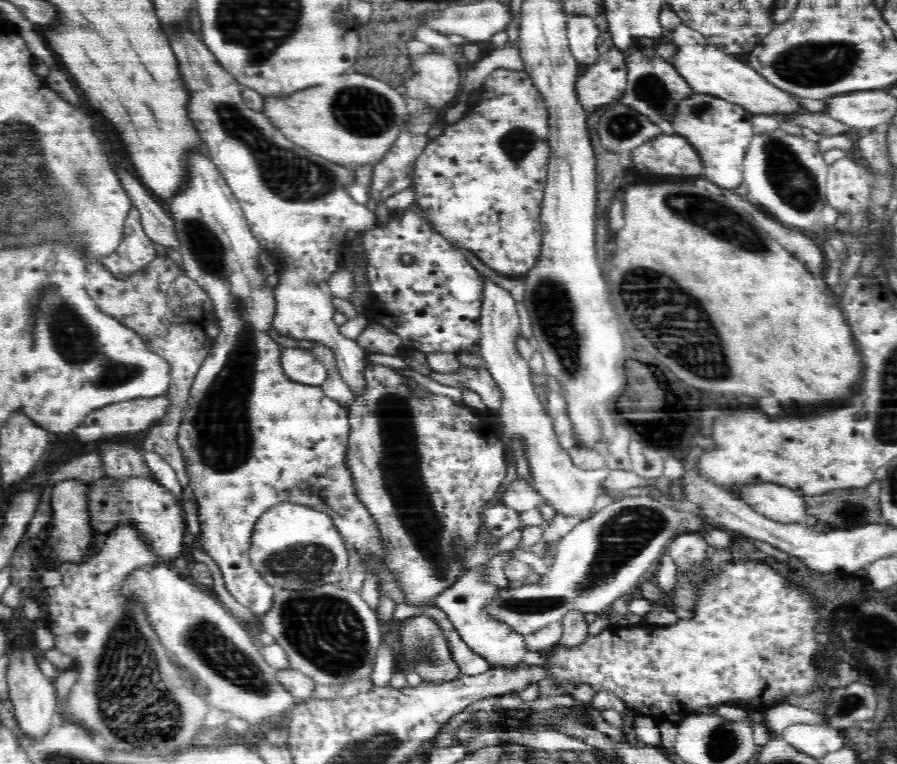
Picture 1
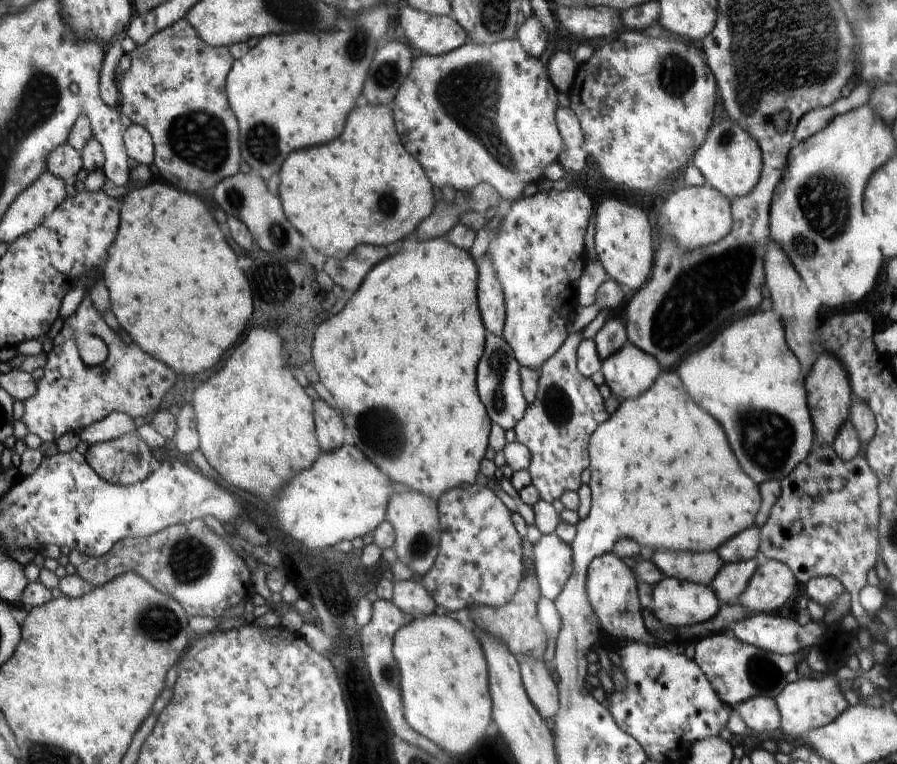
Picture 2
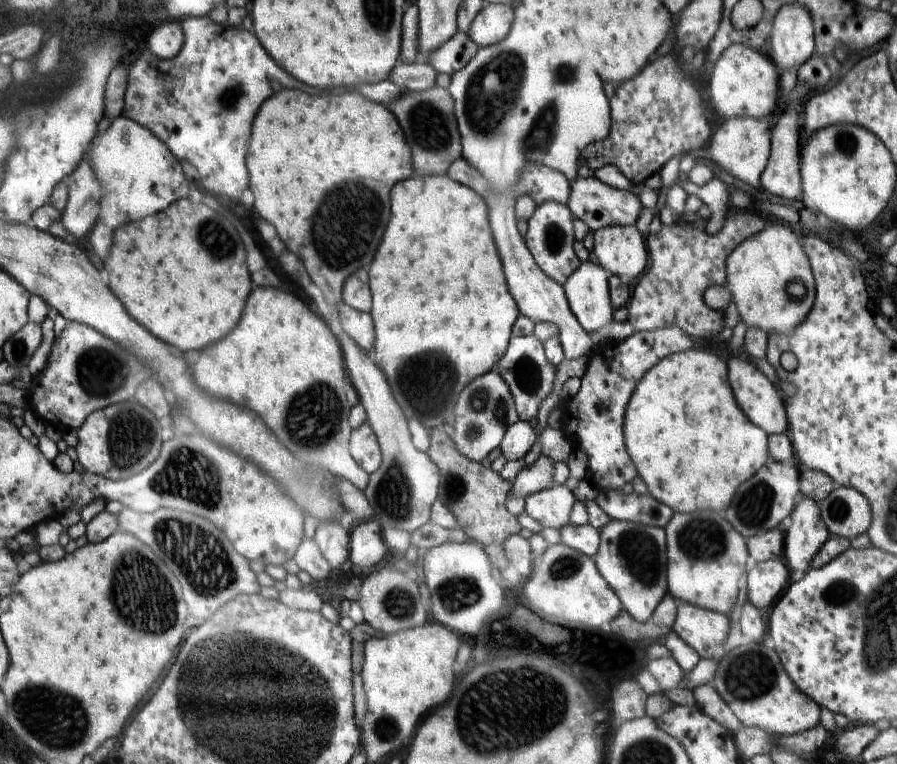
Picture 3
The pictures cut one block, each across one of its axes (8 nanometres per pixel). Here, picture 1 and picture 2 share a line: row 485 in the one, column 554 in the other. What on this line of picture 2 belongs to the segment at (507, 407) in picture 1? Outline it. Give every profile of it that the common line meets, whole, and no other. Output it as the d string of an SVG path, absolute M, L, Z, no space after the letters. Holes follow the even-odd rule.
M556 534L542 535L533 544L535 570L544 598L556 600L574 572L574 551Z

